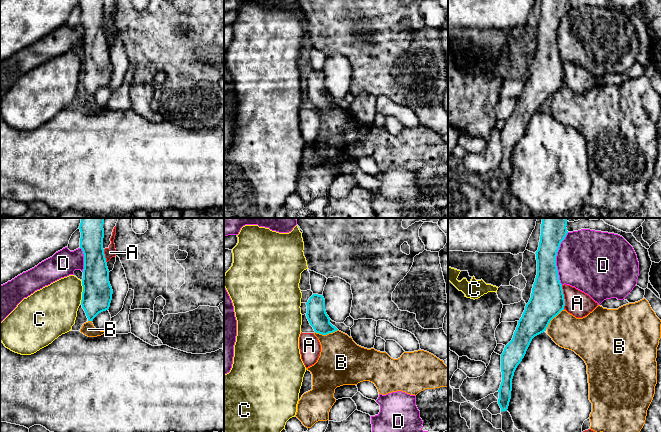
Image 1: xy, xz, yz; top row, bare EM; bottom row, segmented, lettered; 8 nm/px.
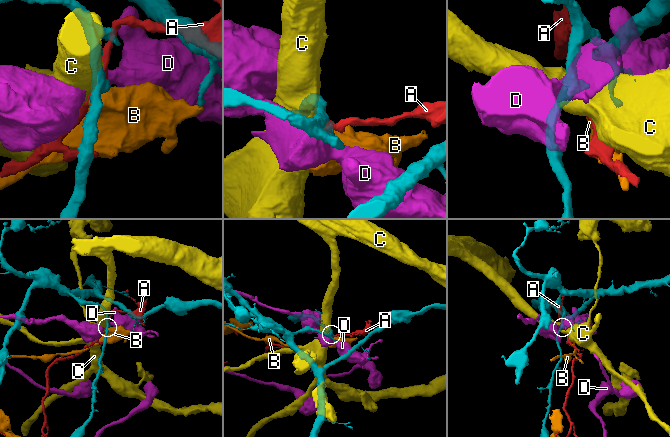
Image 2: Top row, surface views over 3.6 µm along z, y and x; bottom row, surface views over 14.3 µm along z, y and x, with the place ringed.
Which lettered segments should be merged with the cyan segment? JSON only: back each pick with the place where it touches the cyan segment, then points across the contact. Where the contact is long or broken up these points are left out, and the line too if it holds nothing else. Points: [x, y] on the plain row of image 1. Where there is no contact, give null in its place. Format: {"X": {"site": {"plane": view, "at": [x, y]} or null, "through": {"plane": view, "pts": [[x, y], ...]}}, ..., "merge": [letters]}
{"merge": []}

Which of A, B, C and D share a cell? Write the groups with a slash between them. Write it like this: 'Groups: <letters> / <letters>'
Groups: A / B / C / D

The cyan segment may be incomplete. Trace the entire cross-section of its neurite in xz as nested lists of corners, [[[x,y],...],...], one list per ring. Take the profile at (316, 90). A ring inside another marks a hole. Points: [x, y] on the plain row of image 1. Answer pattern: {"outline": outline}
{"outline": [[[313,70],[307,81],[307,95],[316,109],[327,111],[338,105],[330,99],[330,94],[325,86],[325,75],[323,71]]]}

